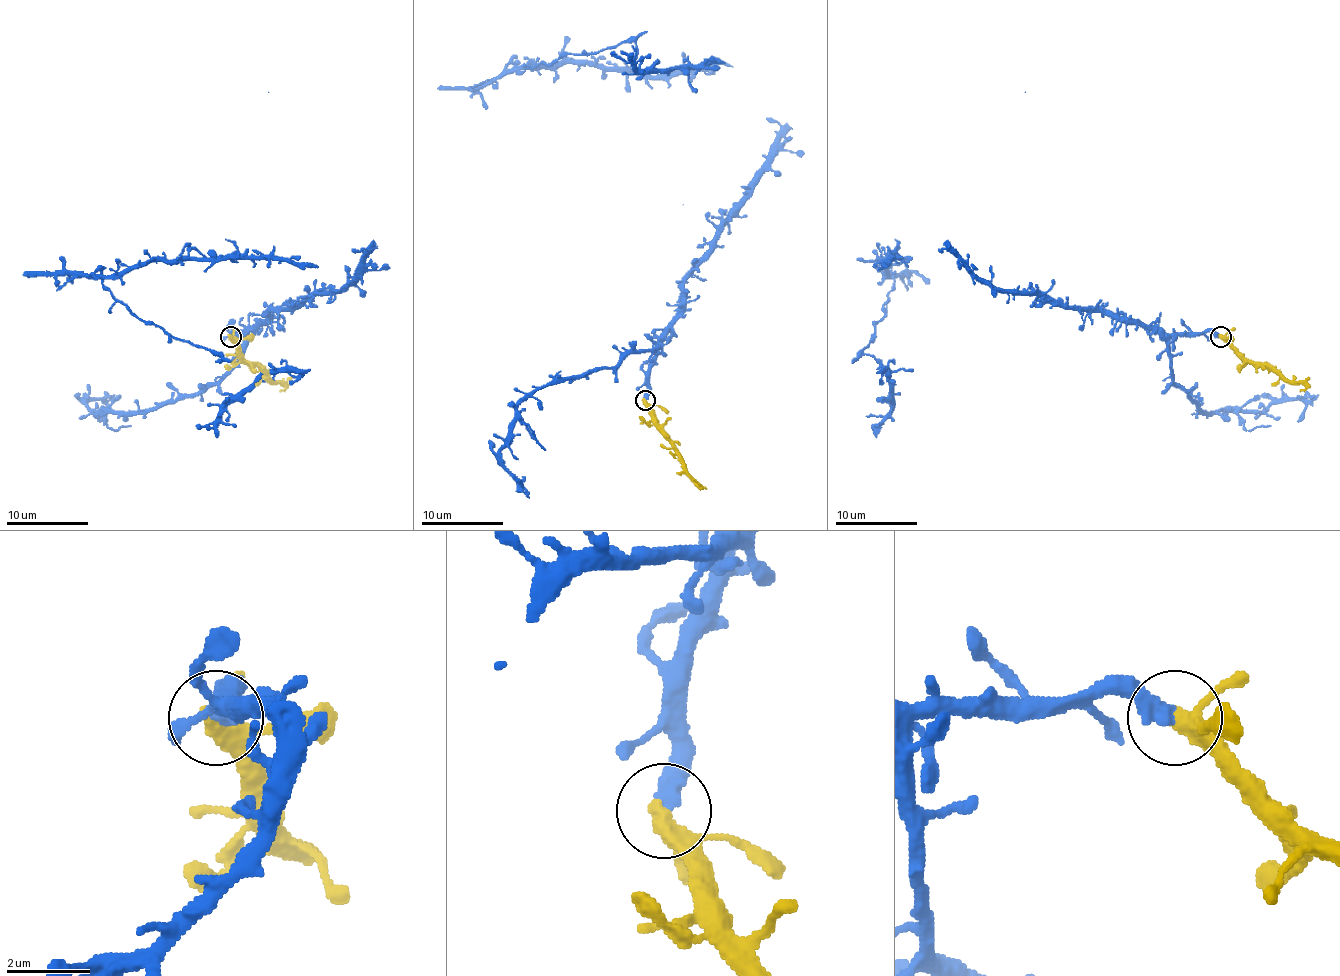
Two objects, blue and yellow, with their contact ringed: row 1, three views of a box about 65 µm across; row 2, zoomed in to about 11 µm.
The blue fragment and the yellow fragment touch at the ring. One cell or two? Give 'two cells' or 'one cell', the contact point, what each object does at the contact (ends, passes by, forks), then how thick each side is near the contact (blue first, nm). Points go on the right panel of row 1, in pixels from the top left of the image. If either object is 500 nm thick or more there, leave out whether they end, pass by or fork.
one cell | (1220, 336) | blue ends | yellow passes by | 480/400 nm

